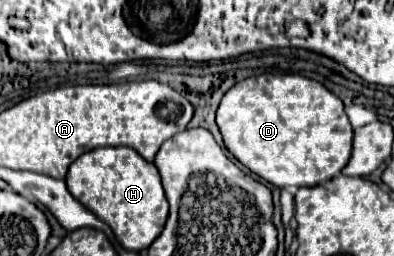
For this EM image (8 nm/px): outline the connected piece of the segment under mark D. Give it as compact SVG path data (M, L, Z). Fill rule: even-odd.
M266 72L234 84L218 106L216 124L222 132L226 148L248 170L280 188L316 186L326 182L340 174L352 154L352 126L342 100L328 92L320 82L292 72Z

